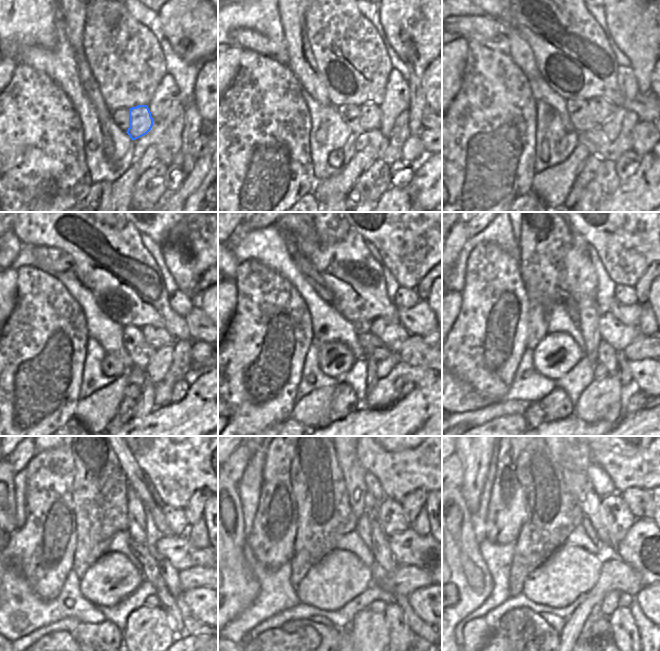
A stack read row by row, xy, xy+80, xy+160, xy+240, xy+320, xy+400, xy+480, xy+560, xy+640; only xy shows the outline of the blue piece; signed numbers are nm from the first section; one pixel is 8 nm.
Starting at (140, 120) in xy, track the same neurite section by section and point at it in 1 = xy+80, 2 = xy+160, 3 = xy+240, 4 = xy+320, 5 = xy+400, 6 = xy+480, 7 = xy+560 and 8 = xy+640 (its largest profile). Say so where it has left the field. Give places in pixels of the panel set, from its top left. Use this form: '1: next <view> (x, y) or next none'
1: next xy+80 (370, 119)
2: next xy+160 (601, 109)
3: next xy+240 (156, 336)
4: next xy+320 (392, 333)
5: next xy+400 (619, 336)
6: next xy+480 (178, 549)
7: next xy+560 (409, 547)
8: next xy+640 (645, 547)

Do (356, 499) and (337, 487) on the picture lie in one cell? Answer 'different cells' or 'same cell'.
different cells

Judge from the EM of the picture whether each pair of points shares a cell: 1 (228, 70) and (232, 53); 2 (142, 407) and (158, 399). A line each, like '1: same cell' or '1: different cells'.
1: same cell
2: different cells

